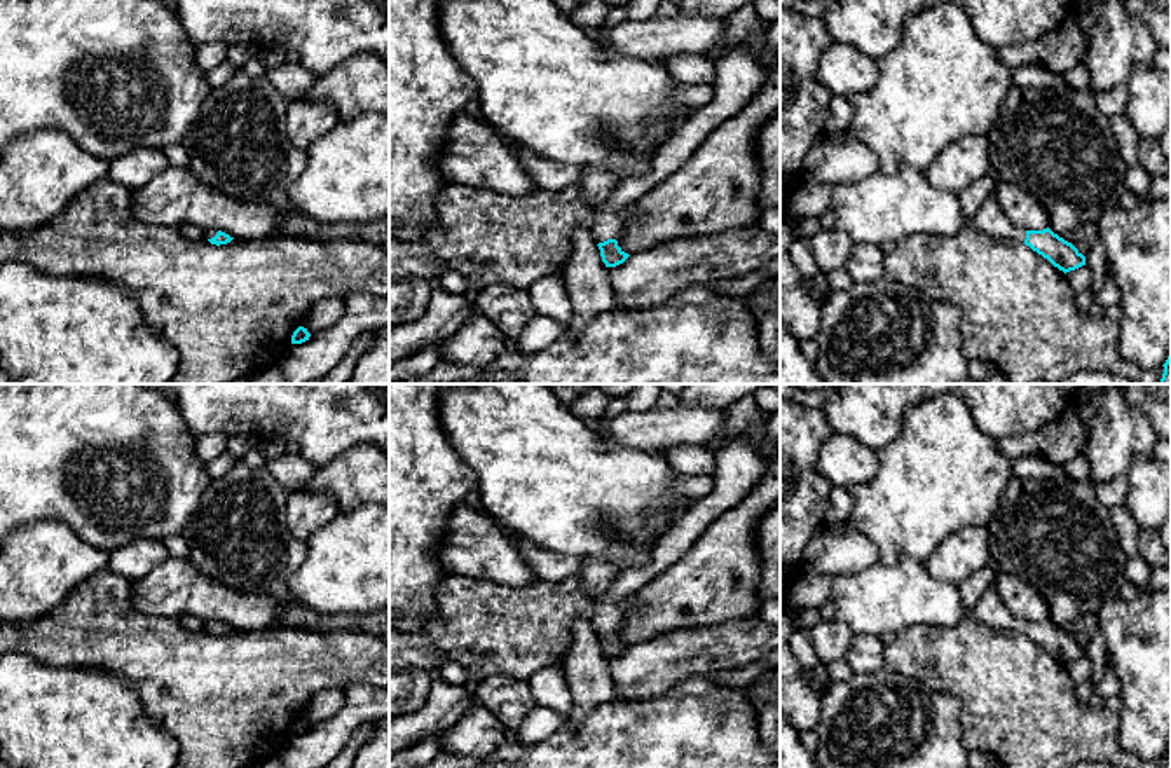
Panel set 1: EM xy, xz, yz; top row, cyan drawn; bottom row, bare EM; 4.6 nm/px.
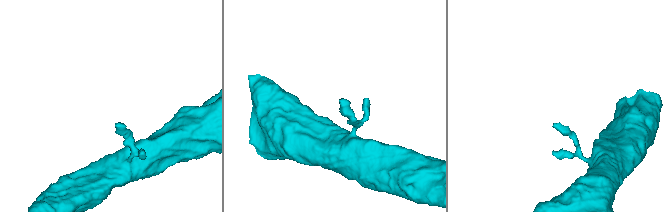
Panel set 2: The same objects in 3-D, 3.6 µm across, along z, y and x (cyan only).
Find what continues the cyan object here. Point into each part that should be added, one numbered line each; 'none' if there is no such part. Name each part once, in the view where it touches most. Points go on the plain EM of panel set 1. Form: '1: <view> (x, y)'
1: xz (739, 468)

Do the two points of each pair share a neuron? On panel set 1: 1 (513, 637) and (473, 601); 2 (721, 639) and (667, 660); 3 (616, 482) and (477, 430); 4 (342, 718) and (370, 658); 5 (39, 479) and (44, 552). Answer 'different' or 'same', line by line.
1: same
2: same
3: same
4: different
5: different

